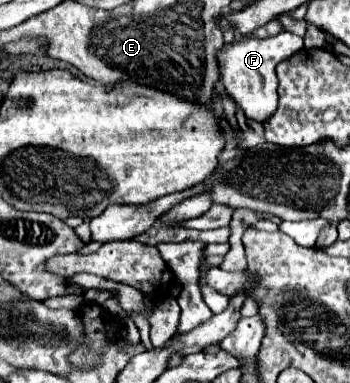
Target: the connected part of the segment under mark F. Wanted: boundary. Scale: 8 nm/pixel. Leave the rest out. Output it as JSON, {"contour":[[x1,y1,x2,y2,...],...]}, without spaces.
{"contour":[[282,31,276,37,268,37,268,39,258,39,256,35,242,35,240,39,224,45,216,53,220,81,224,83,228,95,242,107,248,119,266,121,272,115,272,111,278,105,278,93,276,93,278,79,274,69,282,59,288,59,302,47,304,47,302,37,290,31]]}

